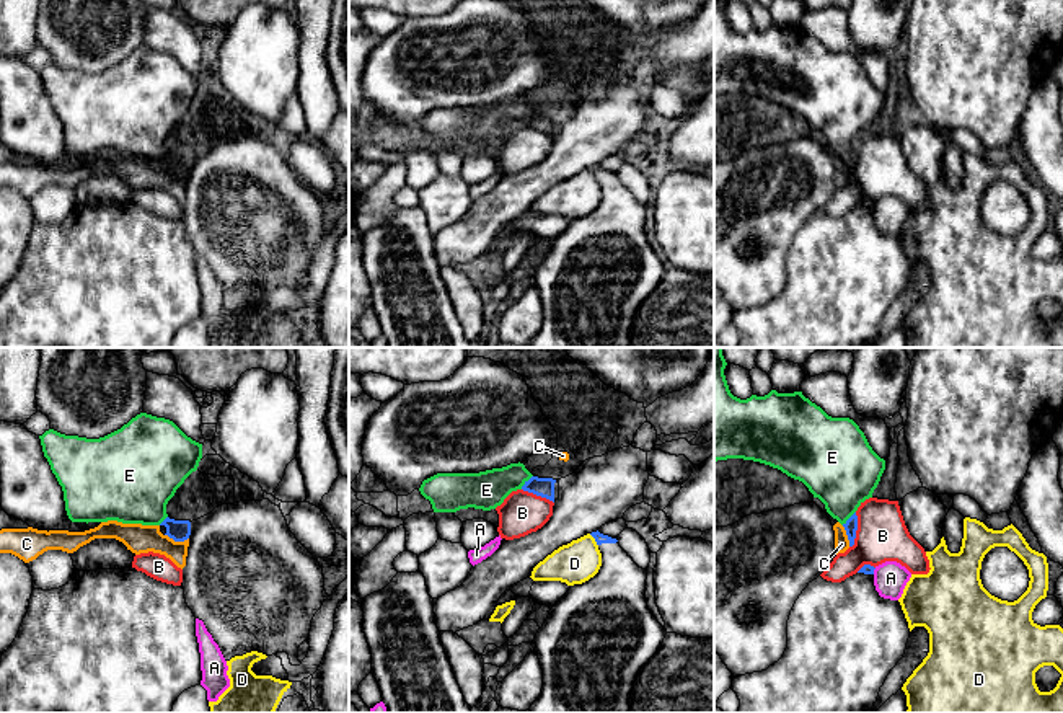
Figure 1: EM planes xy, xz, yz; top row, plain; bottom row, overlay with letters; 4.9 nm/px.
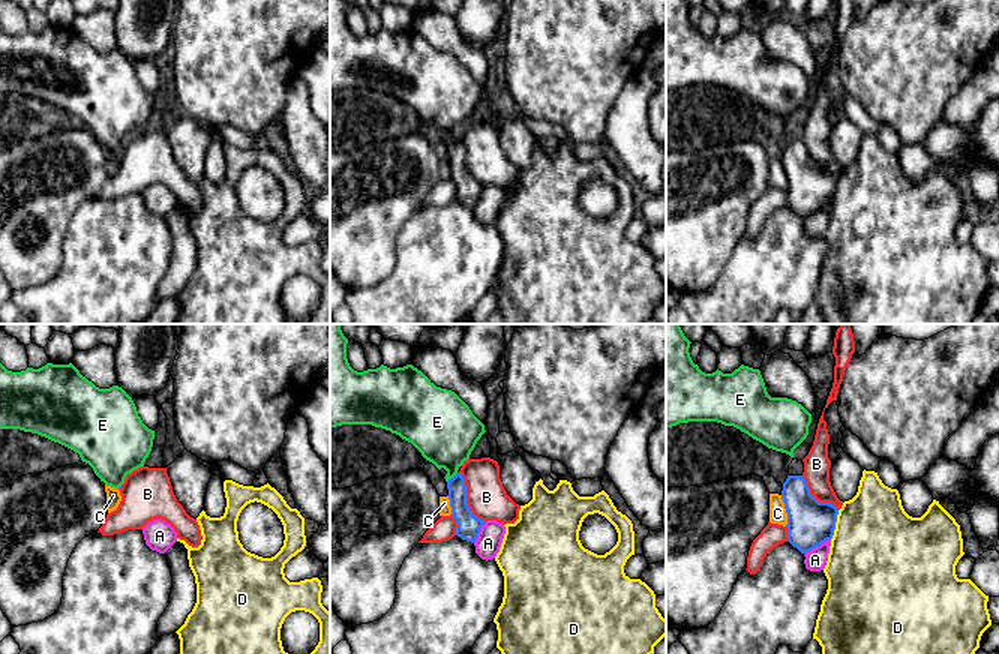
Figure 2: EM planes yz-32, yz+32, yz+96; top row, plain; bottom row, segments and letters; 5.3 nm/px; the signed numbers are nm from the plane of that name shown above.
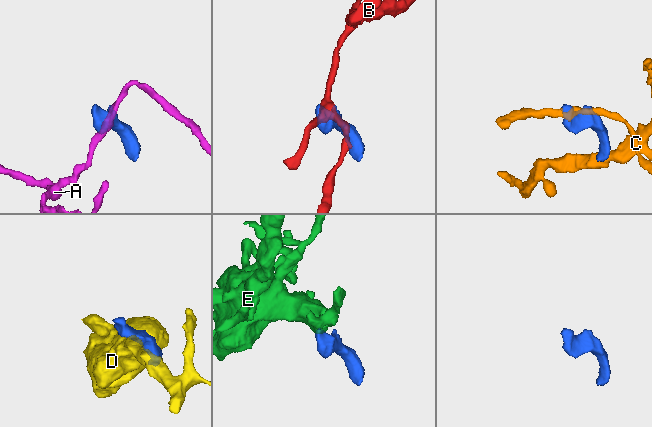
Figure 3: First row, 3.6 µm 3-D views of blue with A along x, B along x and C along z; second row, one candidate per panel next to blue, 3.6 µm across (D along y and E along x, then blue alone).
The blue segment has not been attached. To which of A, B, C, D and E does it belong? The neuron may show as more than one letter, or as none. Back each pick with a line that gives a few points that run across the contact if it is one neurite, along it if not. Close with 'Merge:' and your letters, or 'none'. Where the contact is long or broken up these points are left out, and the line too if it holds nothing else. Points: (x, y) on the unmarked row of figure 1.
E: Line: xz (542, 121), (527, 116), (499, 116), (486, 124)
Merge: E

